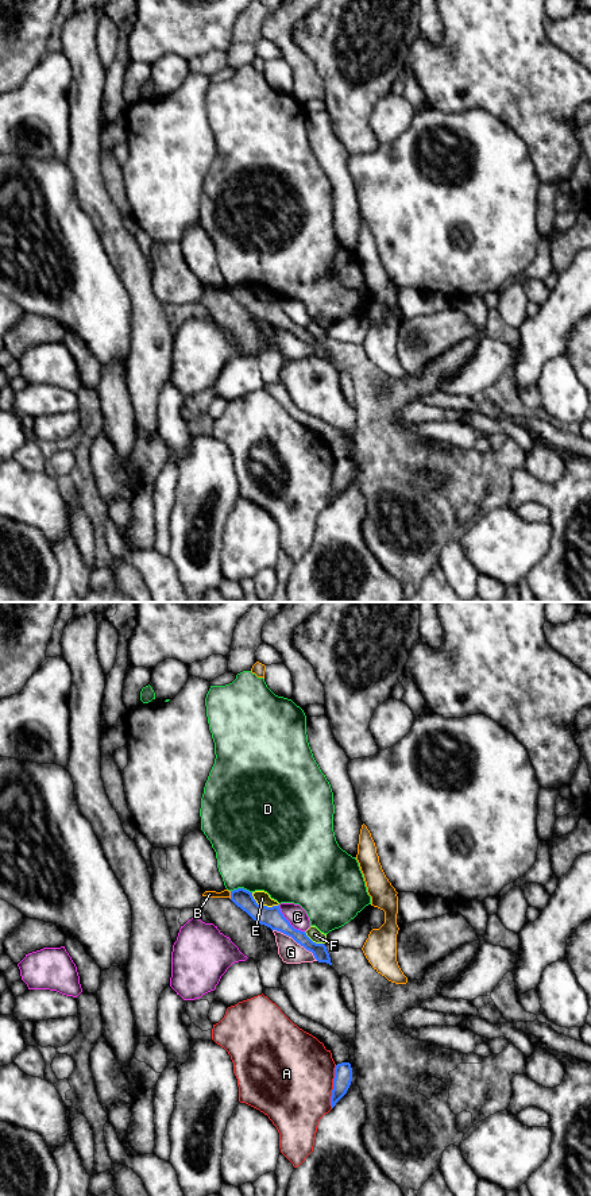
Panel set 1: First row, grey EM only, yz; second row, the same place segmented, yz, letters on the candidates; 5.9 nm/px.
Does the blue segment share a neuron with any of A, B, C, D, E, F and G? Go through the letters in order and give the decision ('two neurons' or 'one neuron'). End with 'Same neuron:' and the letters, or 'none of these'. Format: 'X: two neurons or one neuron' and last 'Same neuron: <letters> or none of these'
A: two neurons
B: two neurons
C: two neurons
D: two neurons
E: two neurons
F: two neurons
G: two neurons
Same neuron: none of these

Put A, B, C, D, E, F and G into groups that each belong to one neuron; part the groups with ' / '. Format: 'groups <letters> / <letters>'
groups A / B / C / D / E G / F

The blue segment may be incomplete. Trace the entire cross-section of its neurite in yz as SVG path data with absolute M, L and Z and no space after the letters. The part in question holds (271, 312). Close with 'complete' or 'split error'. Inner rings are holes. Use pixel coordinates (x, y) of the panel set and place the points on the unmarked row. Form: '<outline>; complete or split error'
M244 283L231 286L231 296L258 319L291 332L297 339L312 347L318 358L332 360L327 342L313 337L305 327L294 324L281 308L279 300L273 302L260 301L254 294L252 288Z; complete

